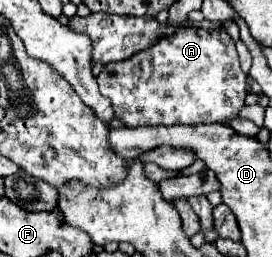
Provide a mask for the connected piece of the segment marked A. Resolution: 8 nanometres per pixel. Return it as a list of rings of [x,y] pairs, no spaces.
[[[180,28],[174,36],[170,38],[162,38],[158,40],[154,46],[122,60],[122,62],[110,62],[102,68],[102,72],[98,74],[98,86],[100,92],[104,96],[110,96],[112,104],[114,104],[114,112],[116,118],[122,120],[126,126],[172,126],[172,124],[200,124],[200,122],[230,122],[232,118],[238,116],[240,108],[244,106],[244,98],[246,98],[246,74],[240,70],[240,62],[238,62],[238,54],[236,54],[236,46],[232,42],[232,38],[226,34],[226,30],[218,30],[218,32],[206,32],[206,30],[196,30],[196,28]]]

